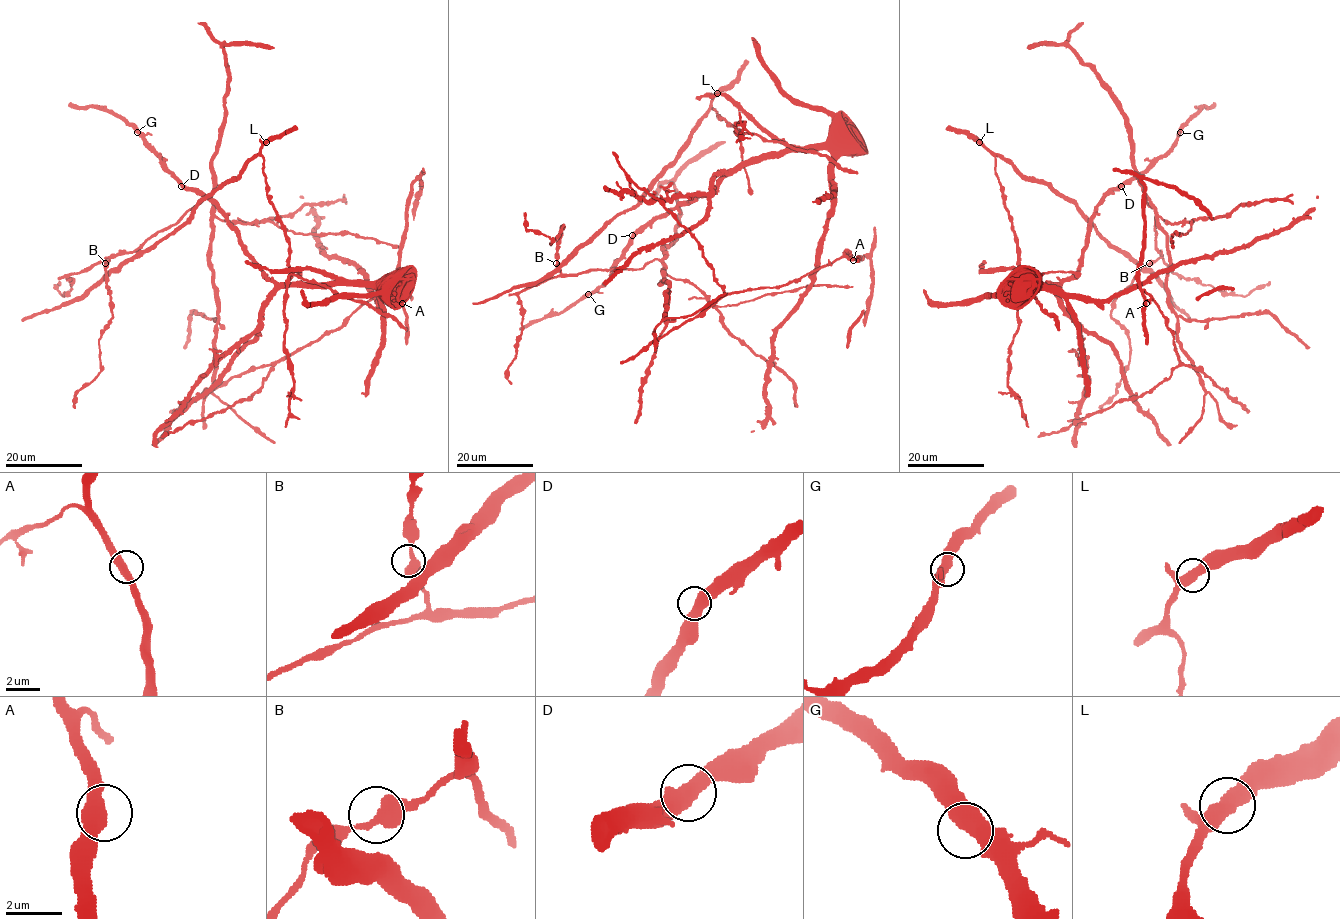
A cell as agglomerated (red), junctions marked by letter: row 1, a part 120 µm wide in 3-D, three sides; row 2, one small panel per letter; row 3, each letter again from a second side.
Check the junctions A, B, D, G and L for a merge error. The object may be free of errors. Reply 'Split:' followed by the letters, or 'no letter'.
Split: no letter

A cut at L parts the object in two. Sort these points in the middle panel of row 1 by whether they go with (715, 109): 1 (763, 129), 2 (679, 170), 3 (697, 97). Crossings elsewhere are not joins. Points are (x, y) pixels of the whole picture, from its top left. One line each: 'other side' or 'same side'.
1: other side
2: other side
3: other side

